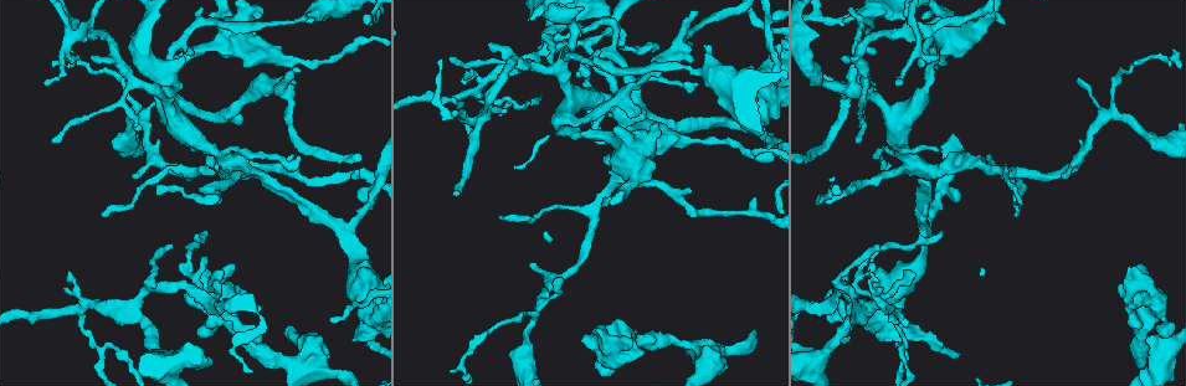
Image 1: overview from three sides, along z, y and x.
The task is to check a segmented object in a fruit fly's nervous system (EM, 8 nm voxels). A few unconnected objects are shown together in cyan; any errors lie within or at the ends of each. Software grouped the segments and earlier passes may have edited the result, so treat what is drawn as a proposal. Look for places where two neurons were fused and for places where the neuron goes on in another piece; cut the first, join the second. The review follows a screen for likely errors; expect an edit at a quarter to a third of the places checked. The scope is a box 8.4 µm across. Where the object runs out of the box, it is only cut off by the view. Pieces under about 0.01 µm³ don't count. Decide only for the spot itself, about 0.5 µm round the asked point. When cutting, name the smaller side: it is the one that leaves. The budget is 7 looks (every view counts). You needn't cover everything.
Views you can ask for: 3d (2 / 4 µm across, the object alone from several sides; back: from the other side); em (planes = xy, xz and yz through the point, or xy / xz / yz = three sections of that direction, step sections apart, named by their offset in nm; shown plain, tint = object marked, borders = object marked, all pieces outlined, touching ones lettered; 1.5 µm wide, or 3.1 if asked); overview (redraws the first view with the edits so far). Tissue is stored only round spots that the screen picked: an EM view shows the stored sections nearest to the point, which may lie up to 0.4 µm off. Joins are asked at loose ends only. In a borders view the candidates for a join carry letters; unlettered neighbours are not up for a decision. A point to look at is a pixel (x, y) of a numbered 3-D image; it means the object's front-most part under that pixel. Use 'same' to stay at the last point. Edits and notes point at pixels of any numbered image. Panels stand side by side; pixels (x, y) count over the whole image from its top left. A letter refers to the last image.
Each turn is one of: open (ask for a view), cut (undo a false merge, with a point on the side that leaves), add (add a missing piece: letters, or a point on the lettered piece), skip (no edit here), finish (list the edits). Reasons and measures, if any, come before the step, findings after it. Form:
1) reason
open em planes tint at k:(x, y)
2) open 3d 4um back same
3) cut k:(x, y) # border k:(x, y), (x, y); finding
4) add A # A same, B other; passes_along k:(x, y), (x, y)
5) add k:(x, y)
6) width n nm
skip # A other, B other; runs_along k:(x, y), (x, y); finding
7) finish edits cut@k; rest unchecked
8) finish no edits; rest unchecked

four arms meet
open 3d 2um at 1:(582, 44)

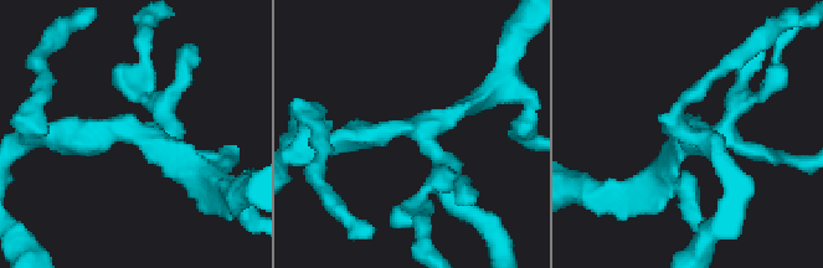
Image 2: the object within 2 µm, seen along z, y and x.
now the EM
open em planes tint at 2:(415, 134)

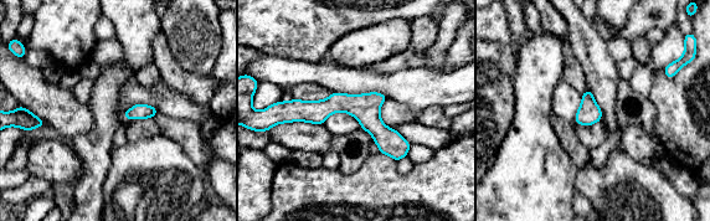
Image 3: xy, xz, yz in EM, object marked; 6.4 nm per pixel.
open em planes borders same

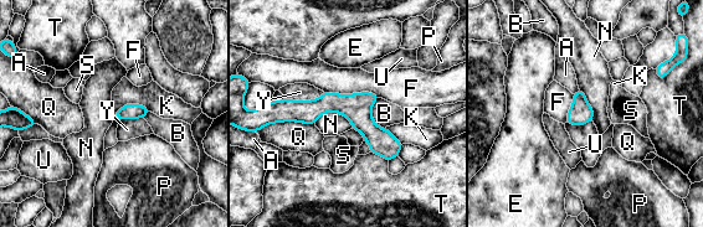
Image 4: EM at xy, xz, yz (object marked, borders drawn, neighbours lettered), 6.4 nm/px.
skip # A other, B other, E other, F other, K other, N other, P other, Q other, S other, T other, U other, Y other; border 4:(314, 122), (338, 112), (353, 128); one neuron here

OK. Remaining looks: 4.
calibre changes
open em xz step 8 borders at 1:(867, 13)

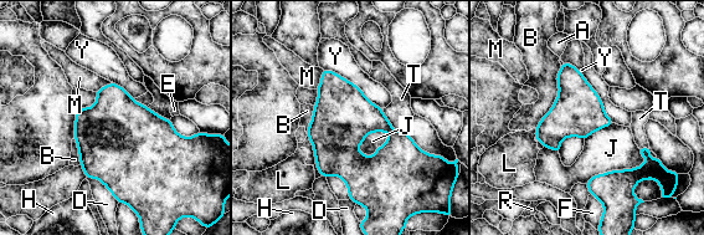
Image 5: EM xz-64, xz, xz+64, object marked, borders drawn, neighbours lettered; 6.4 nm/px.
skip # A other, B other, D other, E other, F other, H other, J other, L other, M other, R other, T other, Y other; border 5:(656, 157), (595, 174), (586, 184); all the same neuron

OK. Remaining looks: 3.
an open end
open em xy step 8 borders at 1:(584, 340)

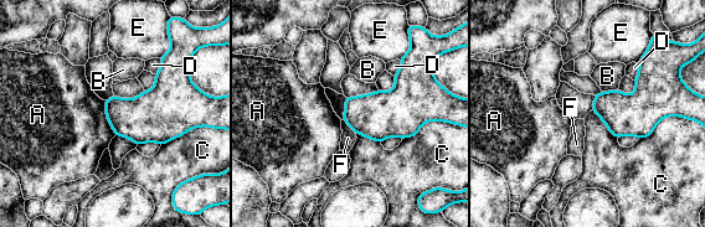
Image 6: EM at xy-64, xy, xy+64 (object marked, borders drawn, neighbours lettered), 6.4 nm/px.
cut it another way
open em planes borders same

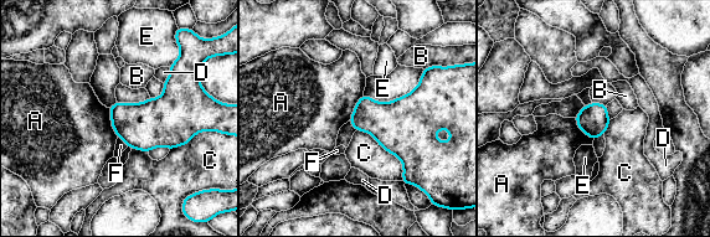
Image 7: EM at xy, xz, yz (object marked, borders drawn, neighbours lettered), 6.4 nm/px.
width 200 nm
skip # A other, B other, C other, D other, E other, F other; no lettered piece goes on from it

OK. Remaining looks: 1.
finish no edits; rest unchecked

